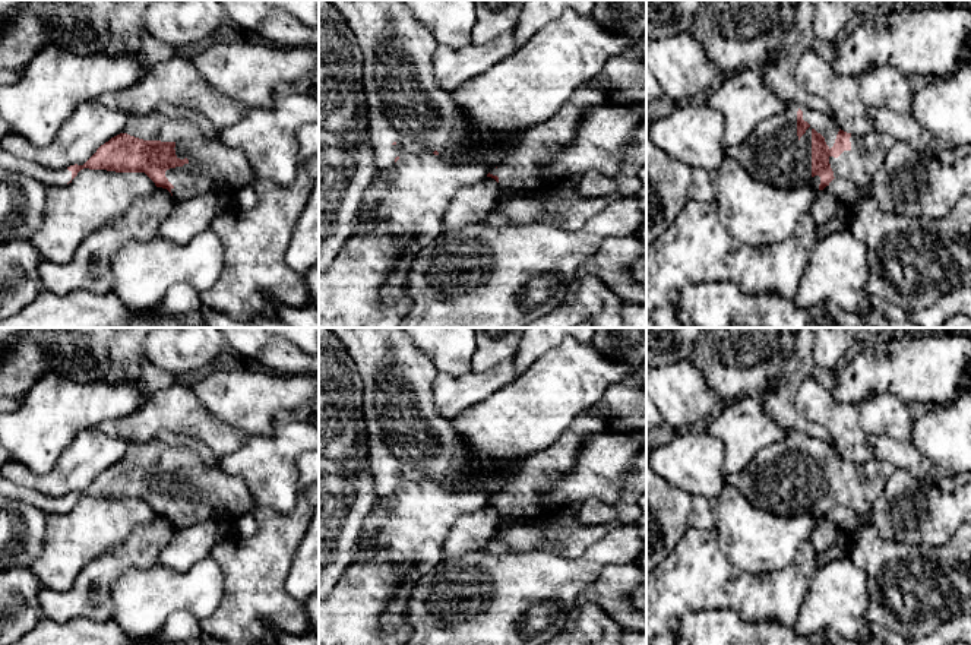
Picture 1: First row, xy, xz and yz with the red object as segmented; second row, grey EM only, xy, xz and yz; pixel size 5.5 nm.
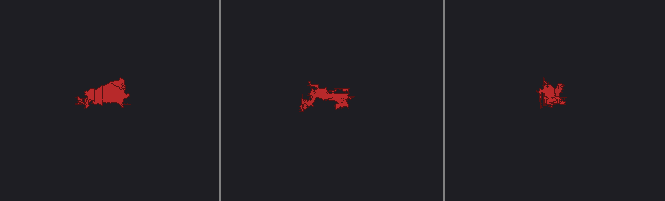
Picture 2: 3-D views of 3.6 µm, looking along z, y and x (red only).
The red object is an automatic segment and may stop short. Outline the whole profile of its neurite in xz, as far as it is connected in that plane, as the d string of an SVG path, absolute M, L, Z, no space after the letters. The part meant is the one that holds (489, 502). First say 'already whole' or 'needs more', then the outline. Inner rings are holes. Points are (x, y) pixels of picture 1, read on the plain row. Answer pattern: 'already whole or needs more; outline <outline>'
needs more; outline M646 358L636 371L610 385L602 399L579 414L560 437L522 458L518 468L505 477L502 490L487 502L500 512L496 535L512 527L537 527L544 531L538 550L570 559L583 554L614 525L582 524L578 516L569 516L569 503L550 506L541 493L551 491L570 471L589 436L642 429L646 429Z

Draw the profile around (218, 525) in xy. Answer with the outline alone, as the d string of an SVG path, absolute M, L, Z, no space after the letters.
M227 516L175 528L170 543L159 553L158 563L177 572L189 570L196 562L208 557L227 535L235 535L235 521L237 518Z

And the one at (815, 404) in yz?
M806 377L798 385L793 405L800 417L829 434L841 458L851 462L873 459L872 436L861 427L857 404L838 402L832 391L822 388L815 377Z

